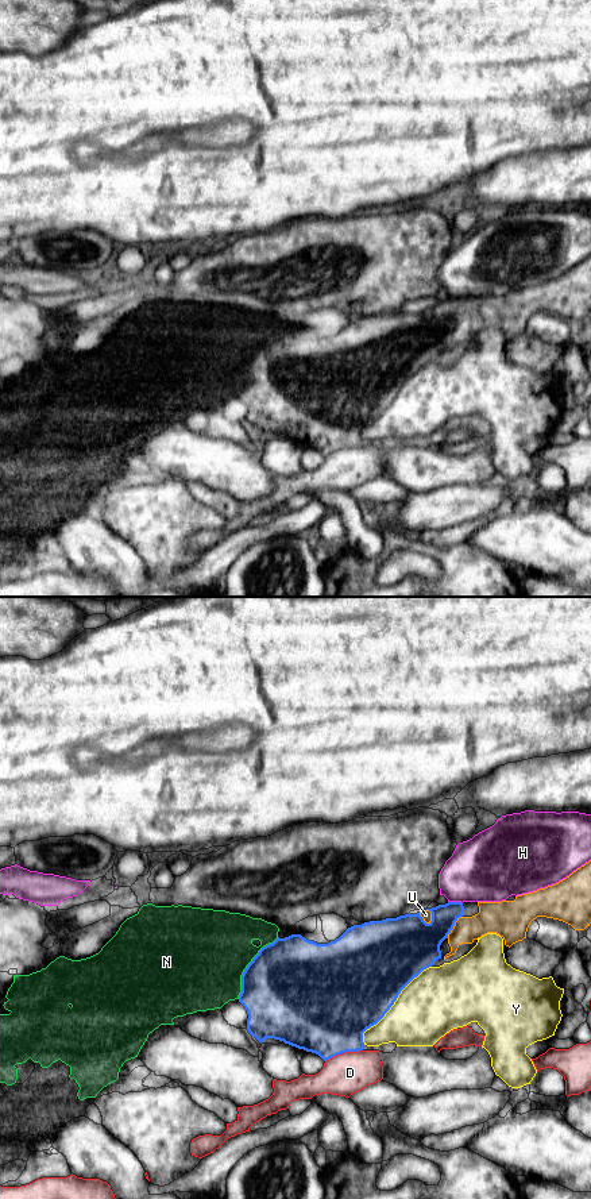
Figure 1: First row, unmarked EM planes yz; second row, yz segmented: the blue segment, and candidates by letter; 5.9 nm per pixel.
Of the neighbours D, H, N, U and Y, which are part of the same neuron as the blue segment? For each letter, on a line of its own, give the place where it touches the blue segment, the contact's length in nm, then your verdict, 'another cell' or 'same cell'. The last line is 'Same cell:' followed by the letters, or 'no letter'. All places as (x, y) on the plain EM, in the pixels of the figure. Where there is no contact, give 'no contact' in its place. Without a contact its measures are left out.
D: contact yz (343, 447); length 240 nm; another cell
H: contact yz (455, 297); length 90 nm; another cell
N: contact yz (247, 361); length 440 nm; another cell
U: contact yz (423, 315); length 100 nm; same cell
Y: contact yz (393, 398); length 600 nm; another cell
Same cell: U

